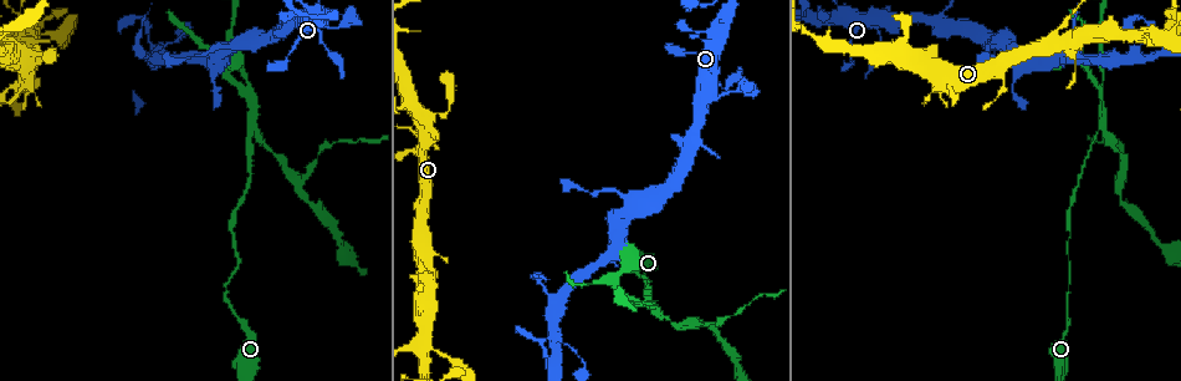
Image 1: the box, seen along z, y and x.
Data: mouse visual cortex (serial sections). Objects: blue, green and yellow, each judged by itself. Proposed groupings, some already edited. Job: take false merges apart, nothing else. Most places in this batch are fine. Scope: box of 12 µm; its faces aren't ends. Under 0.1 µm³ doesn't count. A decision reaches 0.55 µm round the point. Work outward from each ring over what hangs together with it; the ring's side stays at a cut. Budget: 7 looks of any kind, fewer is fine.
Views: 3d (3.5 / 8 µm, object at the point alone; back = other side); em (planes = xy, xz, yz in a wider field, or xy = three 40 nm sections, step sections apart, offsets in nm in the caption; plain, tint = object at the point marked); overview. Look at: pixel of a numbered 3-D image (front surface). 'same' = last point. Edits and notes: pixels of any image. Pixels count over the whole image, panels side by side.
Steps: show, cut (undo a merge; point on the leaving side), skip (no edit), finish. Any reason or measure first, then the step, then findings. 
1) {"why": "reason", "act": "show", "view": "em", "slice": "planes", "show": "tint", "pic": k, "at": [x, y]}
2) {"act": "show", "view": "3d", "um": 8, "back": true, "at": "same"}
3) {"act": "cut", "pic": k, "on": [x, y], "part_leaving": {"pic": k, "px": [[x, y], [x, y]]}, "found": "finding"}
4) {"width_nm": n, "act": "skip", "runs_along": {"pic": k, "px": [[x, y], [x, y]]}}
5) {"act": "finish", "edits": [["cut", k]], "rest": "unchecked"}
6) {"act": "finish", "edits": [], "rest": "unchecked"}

{"why": "calibre changes", "act": "show", "view": "3d", "um": 8, "pic": 1, "at": [1053, 60]}

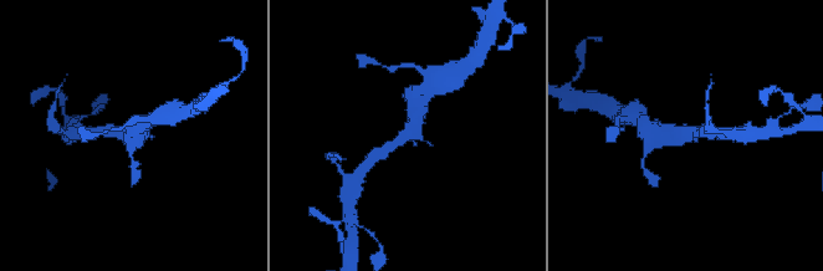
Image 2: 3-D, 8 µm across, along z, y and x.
{"why": "zoom in", "act": "show", "view": "3d", "um": 3.5, "pic": 2, "at": [408, 131]}

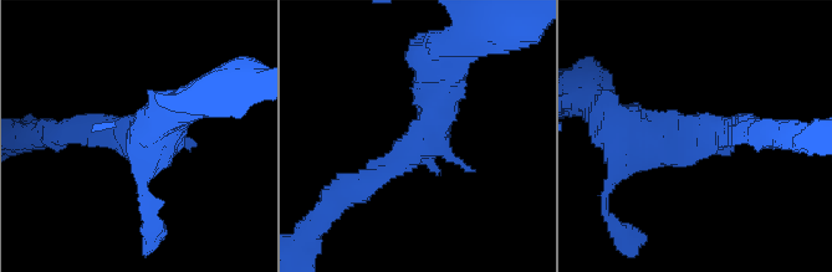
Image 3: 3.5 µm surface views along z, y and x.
{"why": "shape alone is not enough", "act": "show", "view": "em", "slice": "xy", "step": 3, "show": "tint", "pic": 3, "at": [701, 138]}

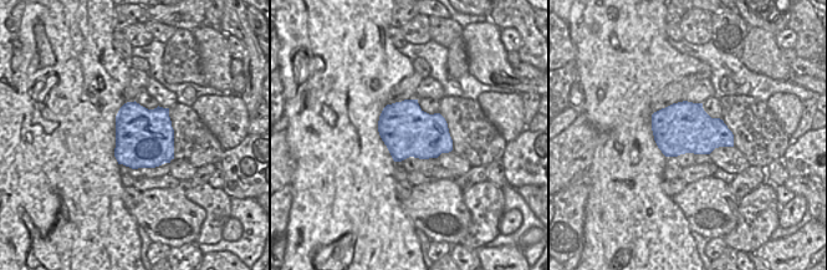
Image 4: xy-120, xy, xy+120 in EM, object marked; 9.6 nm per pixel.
{"act": "skip", "runs_along": {"pic": 3, "px": [[433, 66], [425, 139], [352, 193]]}, "found": "all the same cell"}

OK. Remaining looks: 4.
{"why": "small branch off a trunk", "act": "show", "view": "3d", "um": 3.5, "back": true, "pic": 1, "at": [920, 57]}

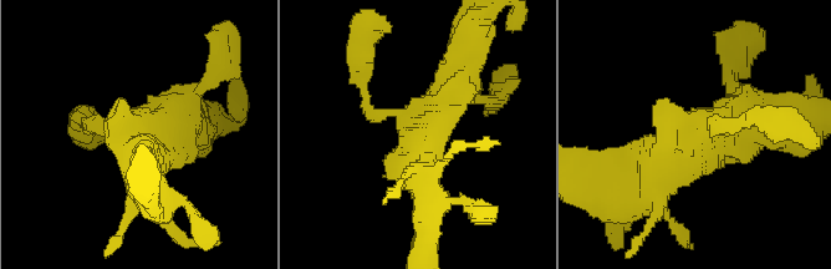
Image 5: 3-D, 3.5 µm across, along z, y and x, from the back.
{"act": "skip", "runs_along": {"pic": 5, "px": [[635, 181], [707, 127], [764, 120]]}, "found": "all the same cell"}

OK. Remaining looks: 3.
{"why": "three arms meet", "act": "show", "view": "3d", "um": 3.5, "pic": 1, "at": [1103, 126]}

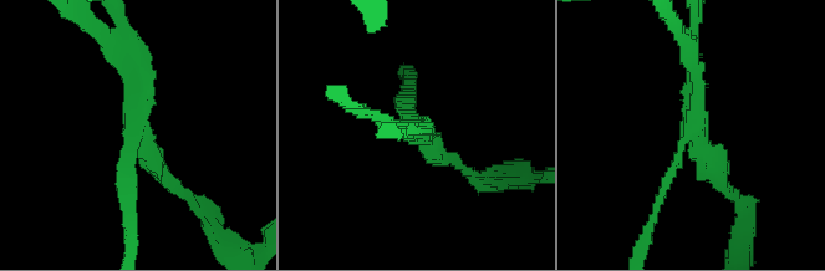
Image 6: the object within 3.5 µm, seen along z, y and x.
{"arms": 3, "arm_widths_nm": [150, 150, 250], "act": "show", "view": "em", "slice": "xy", "step": 5, "show": "tint", "pic": 6, "at": [693, 131]}

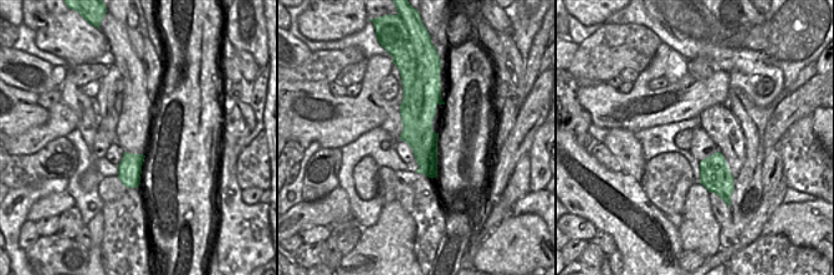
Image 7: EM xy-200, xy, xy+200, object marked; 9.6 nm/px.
{"why": "another direction", "act": "show", "view": "em", "slice": "planes", "show": "tint", "at": "same"}

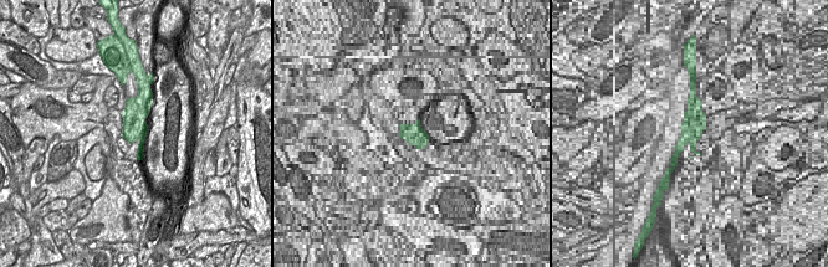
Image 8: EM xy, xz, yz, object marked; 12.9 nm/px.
{"act": "cut", "pic": 6, "on": [723, 169], "part_leaving": {"pic": 6, "px": [[694, 133], [748, 221]]}, "found": "two cells meet here"}

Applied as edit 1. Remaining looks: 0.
{"act": "finish", "edits": [["cut", 6]], "rest": "unchecked"}

